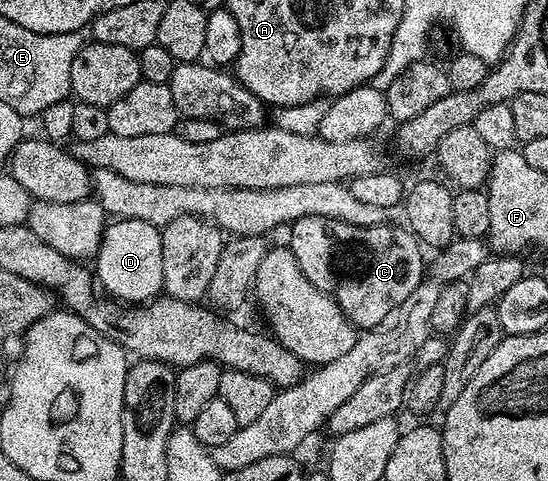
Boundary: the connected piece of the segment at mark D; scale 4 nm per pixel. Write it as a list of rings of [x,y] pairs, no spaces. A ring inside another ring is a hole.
[[[117,218],[112,222],[104,228],[104,240],[94,260],[97,284],[105,296],[125,305],[139,305],[157,298],[164,289],[161,228],[138,219]]]

